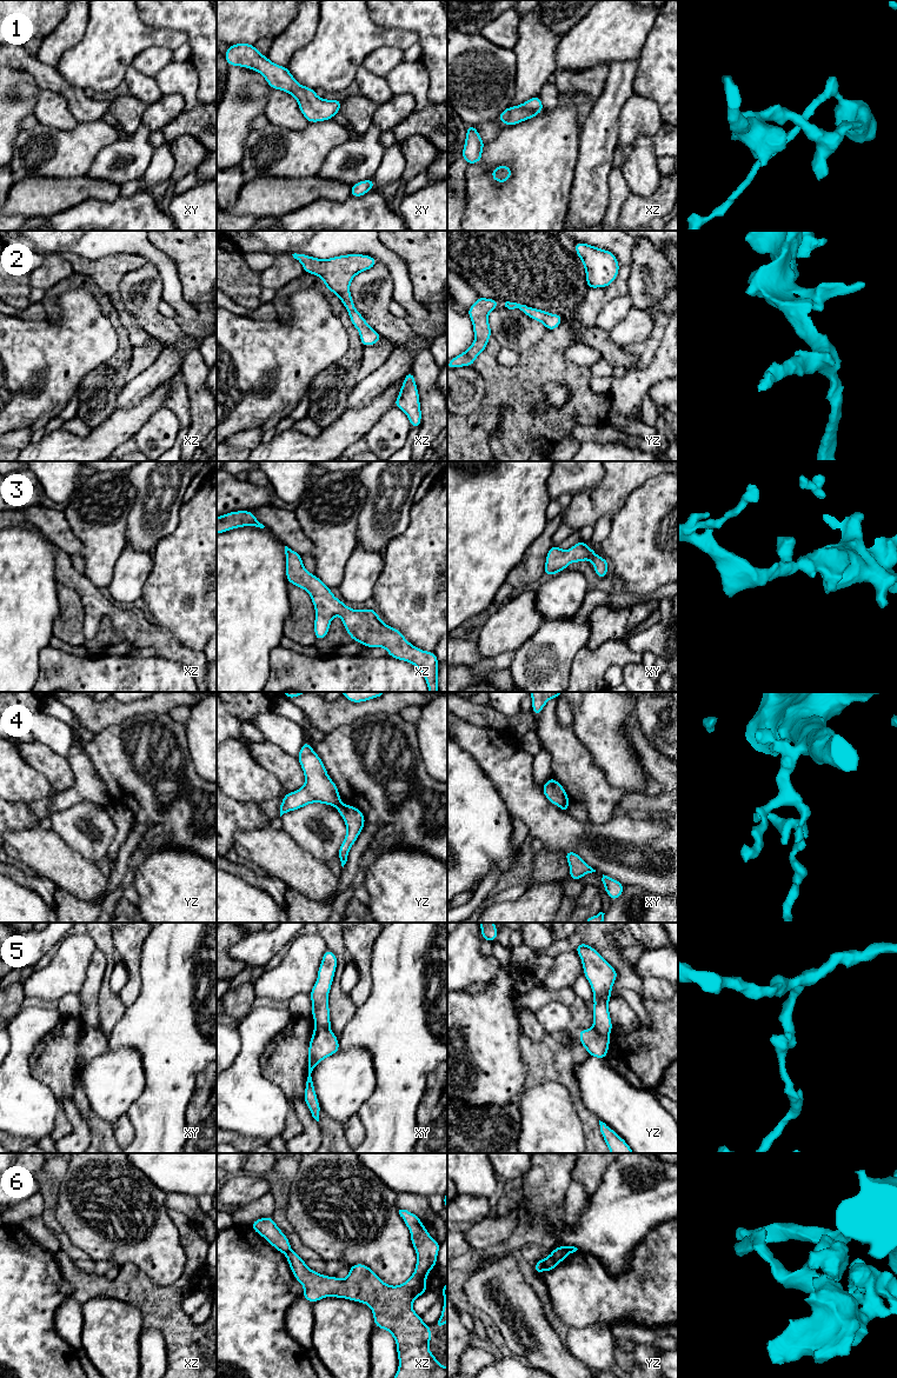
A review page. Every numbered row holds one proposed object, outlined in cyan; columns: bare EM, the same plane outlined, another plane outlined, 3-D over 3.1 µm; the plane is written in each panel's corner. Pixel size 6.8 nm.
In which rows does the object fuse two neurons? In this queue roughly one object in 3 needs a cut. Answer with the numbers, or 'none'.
4, 5, 6

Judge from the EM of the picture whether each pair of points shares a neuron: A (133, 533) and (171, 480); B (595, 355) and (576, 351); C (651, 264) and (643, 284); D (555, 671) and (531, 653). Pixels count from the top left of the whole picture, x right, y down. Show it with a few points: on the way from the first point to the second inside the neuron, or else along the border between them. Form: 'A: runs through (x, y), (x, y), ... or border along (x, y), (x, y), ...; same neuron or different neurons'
A: runs through (146, 520), (155, 511), (159, 493); same neuron
B: runs through (590, 355), (580, 354); same neuron
C: runs through (651, 268), (648, 279); same neuron
D: runs through (549, 671), (537, 659); same neuron

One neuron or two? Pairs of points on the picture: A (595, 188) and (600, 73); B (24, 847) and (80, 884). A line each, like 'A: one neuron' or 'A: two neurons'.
A: two neurons
B: one neuron

